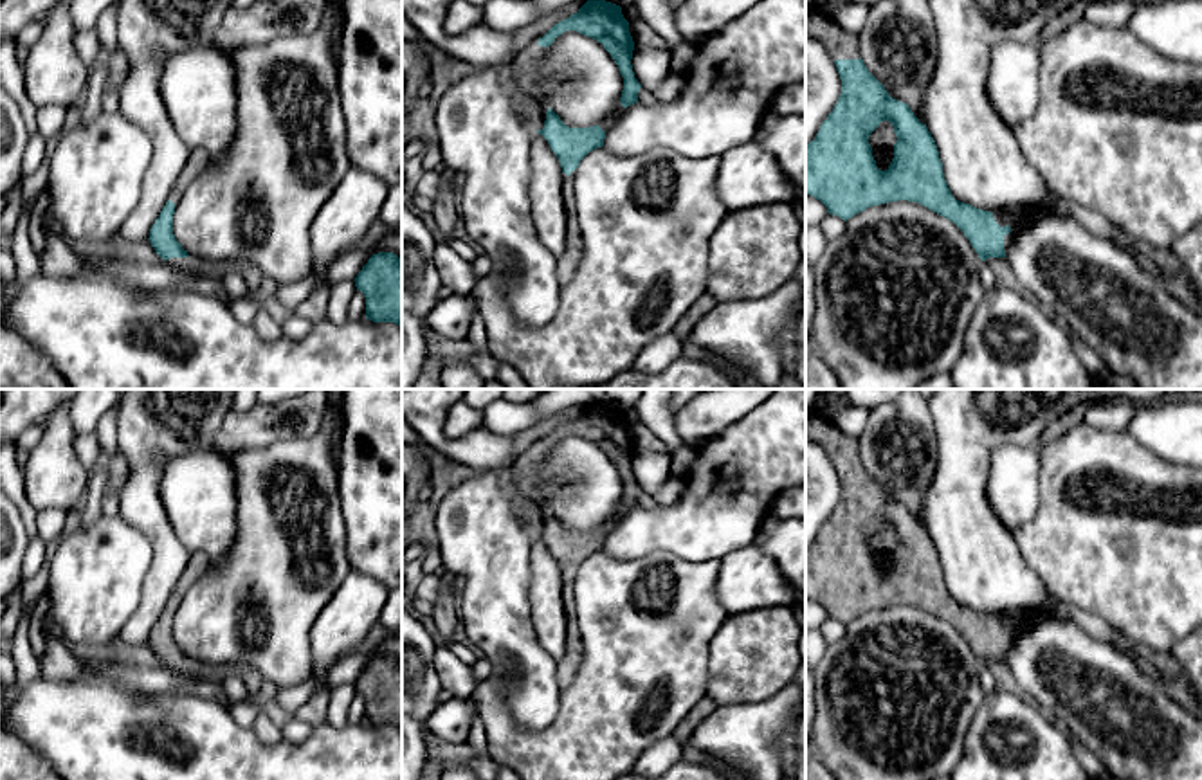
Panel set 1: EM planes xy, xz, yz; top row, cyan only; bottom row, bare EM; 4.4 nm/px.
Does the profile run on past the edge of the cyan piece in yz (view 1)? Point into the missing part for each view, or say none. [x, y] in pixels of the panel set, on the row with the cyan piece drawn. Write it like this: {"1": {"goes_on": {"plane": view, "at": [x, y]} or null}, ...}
{"1": {"goes_on": {"plane": "yz", "at": [840, 44]}}}

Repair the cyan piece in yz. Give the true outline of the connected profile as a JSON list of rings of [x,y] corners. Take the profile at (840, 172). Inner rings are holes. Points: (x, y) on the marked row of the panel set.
[[[813,9],[806,11],[806,36],[824,43],[842,79],[838,103],[806,144],[806,195],[845,222],[872,205],[917,202],[953,222],[982,261],[1006,259],[1029,213],[1016,207],[989,213],[955,200],[932,133],[869,72],[860,58],[858,36]],[[883,121],[894,126],[897,137],[885,171],[876,166],[869,144]]]

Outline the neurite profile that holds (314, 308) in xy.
[[[319,285],[296,310],[294,313],[317,324],[326,319],[328,313],[328,294],[326,285]]]

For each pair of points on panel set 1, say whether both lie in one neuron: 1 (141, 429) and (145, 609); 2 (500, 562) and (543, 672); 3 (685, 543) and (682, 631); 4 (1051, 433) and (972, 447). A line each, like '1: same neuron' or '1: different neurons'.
1: same neuron
2: same neuron
3: different neurons
4: different neurons

